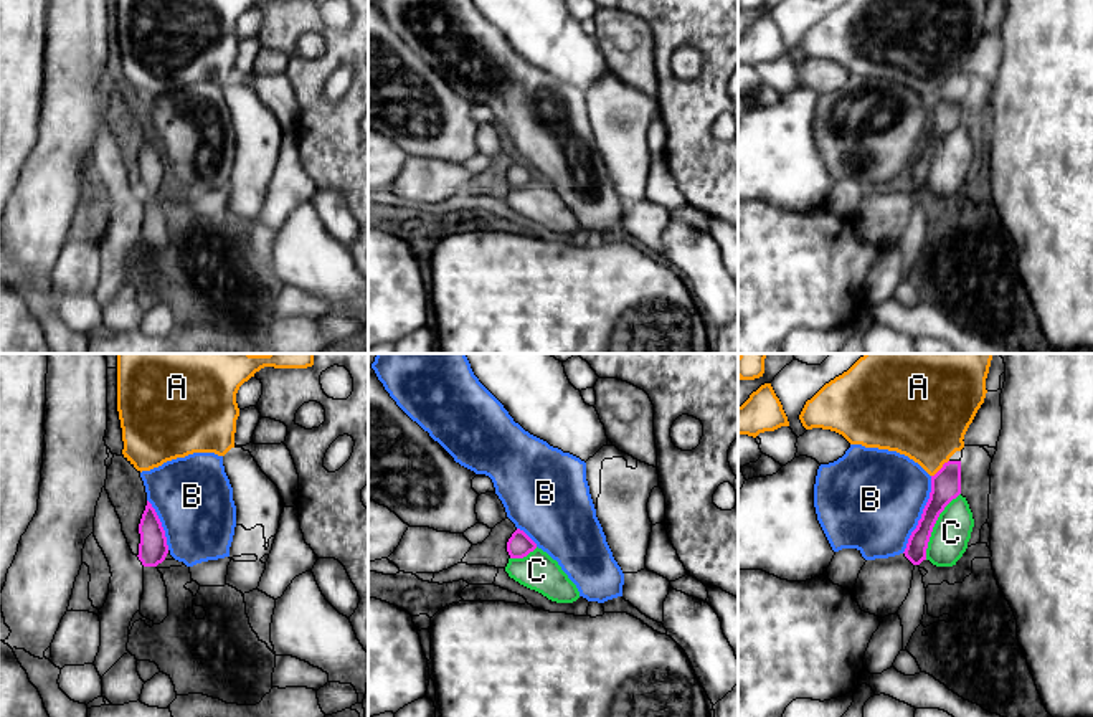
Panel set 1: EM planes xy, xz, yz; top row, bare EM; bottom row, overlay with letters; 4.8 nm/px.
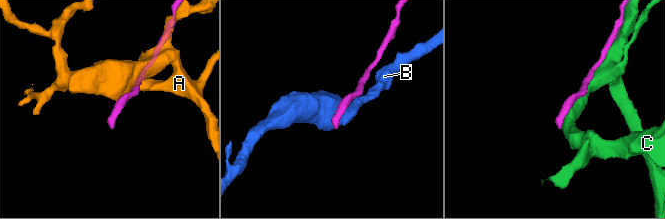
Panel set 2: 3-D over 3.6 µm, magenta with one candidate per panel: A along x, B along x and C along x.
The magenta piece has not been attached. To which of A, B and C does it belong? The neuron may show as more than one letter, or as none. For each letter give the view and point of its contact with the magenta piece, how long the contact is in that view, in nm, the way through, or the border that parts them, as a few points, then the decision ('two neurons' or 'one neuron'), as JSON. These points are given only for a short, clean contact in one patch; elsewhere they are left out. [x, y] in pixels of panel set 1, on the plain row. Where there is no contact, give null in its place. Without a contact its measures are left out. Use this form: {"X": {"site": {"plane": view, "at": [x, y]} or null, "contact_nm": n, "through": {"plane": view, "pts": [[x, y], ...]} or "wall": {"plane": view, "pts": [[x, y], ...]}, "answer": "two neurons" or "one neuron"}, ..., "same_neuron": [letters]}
{"A": {"site": {"plane": "yz", "at": [941, 98]}, "contact_nm": 120, "answer": "two neurons"}, "B": {"site": {"plane": "yz", "at": [922, 144]}, "contact_nm": 400, "wall": {"plane": "yz", "pts": [[932, 106], [930, 128], [902, 182]]}, "answer": "two neurons"}, "C": {"site": {"plane": "yz", "at": [933, 156]}, "contact_nm": 360, "answer": "two neurons"}, "same_neuron": []}

